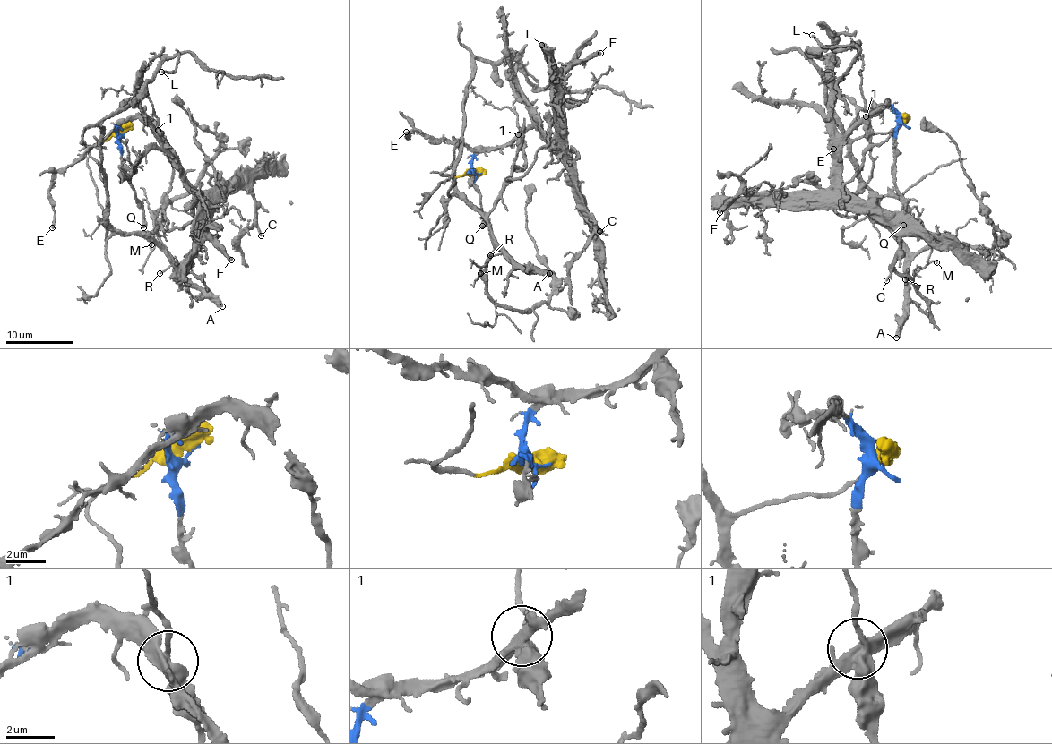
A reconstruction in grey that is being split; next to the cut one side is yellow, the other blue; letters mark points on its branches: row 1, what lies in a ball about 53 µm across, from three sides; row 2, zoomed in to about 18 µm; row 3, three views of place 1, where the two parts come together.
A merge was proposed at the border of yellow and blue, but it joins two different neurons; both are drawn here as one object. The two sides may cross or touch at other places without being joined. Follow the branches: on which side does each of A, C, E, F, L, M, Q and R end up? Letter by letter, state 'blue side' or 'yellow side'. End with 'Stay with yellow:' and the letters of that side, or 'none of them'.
A: yellow side
C: blue side
E: blue side
F: blue side
L: yellow side
M: yellow side
Q: blue side
R: yellow side
Stay with yellow: A, L, M, R

